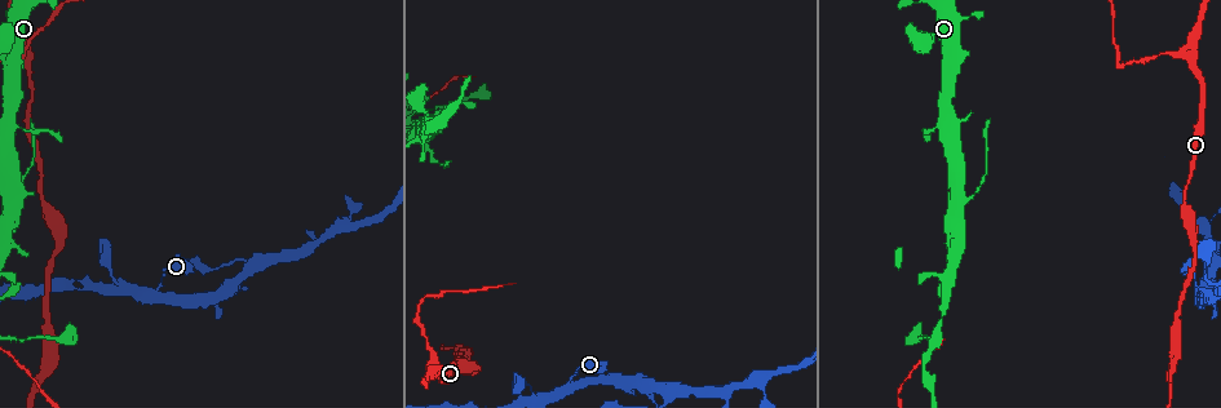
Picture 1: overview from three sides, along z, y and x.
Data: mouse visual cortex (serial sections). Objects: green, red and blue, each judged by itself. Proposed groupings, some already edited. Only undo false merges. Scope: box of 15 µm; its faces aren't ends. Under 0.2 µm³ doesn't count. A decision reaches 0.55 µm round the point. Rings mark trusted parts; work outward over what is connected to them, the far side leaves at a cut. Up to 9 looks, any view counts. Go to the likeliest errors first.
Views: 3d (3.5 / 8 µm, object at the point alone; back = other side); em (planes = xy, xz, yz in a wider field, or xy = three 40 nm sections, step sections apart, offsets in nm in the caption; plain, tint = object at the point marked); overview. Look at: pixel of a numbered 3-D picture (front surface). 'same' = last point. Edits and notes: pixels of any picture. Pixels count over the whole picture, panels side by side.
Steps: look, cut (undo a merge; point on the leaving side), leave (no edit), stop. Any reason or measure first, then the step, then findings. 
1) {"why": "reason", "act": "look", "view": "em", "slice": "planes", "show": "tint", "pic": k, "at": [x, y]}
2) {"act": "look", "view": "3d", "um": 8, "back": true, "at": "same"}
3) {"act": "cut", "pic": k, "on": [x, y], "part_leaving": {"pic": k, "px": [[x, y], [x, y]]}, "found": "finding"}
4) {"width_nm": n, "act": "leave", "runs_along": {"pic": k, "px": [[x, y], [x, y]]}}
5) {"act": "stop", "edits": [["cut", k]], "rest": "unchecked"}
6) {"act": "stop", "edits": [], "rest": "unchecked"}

{"act": "look", "view": "em", "slice": "xy", "step": 1, "show": "tint", "pic": 1, "at": [1187, 50]}

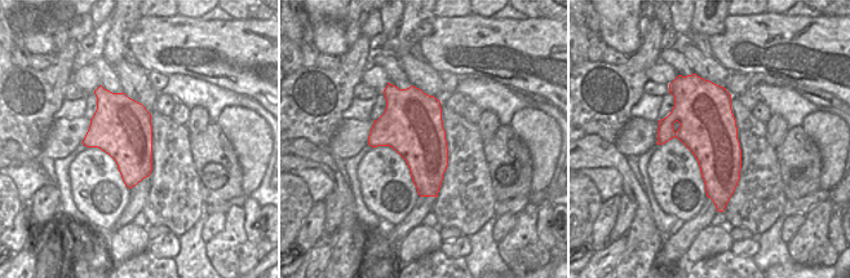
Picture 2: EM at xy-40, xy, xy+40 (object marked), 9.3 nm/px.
{"act": "look", "view": "3d", "um": 3.5, "at": "same"}

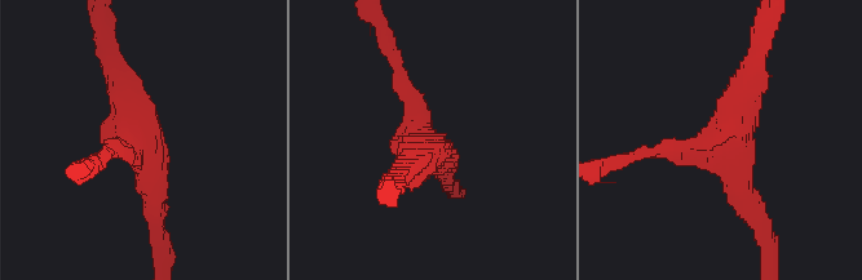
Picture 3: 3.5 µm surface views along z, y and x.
{"act": "leave", "found": "all the same cell"}

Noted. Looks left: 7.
{"why": "sharp bend", "act": "look", "view": "3d", "um": 3.5, "pic": 1, "at": [1121, 68]}

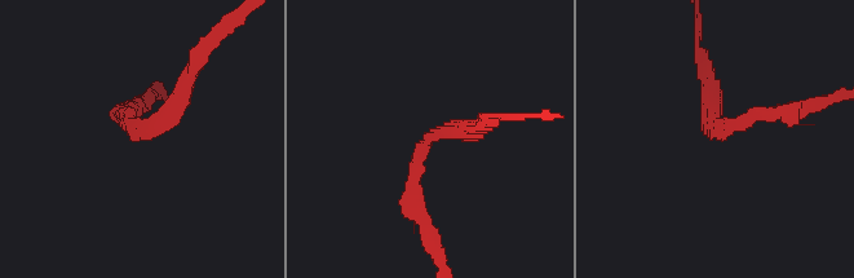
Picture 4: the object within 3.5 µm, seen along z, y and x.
{"arm_widths_nm": [200, 250], "act": "look", "view": "em", "slice": "xy", "step": 2, "show": "tint", "pic": 4, "at": [431, 138]}

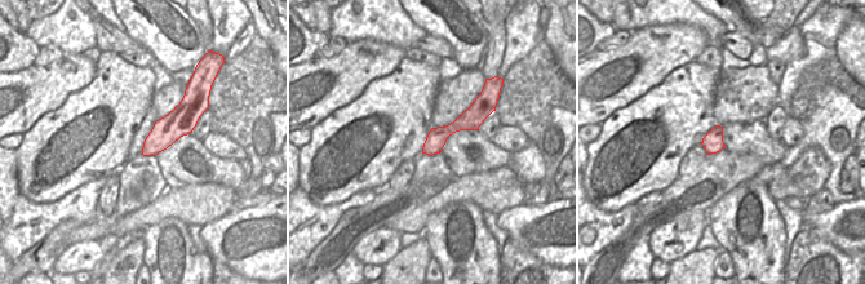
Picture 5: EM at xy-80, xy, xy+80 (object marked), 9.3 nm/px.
{"act": "look", "view": "em", "slice": "xy", "step": 5, "show": "tint", "at": "same"}

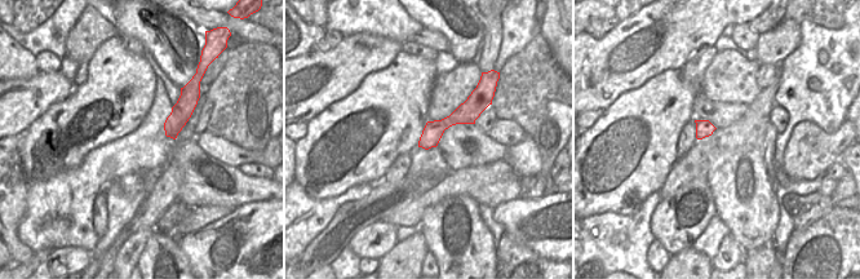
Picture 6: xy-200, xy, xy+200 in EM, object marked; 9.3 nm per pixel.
{"act": "leave", "runs_along": {"pic": 6, "px": [[477, 107], [440, 125], [421, 144]]}, "found": "all the same cell"}

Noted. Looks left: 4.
{"act": "look", "view": "3d", "um": 3.5, "back": true, "pic": 1, "at": [729, 393]}

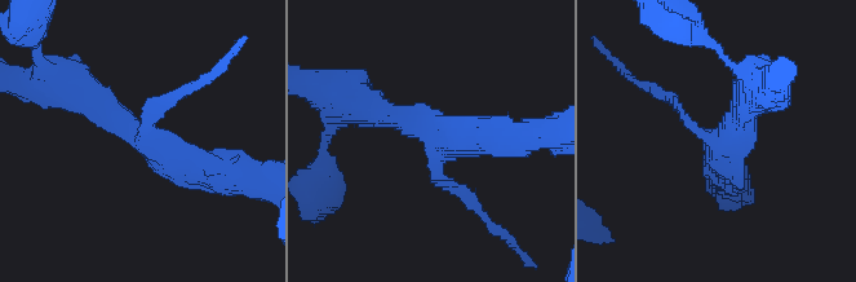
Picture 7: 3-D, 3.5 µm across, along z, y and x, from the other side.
{"act": "look", "view": "em", "slice": "xy", "step": 5, "show": "tint", "pic": 7, "at": [721, 143]}

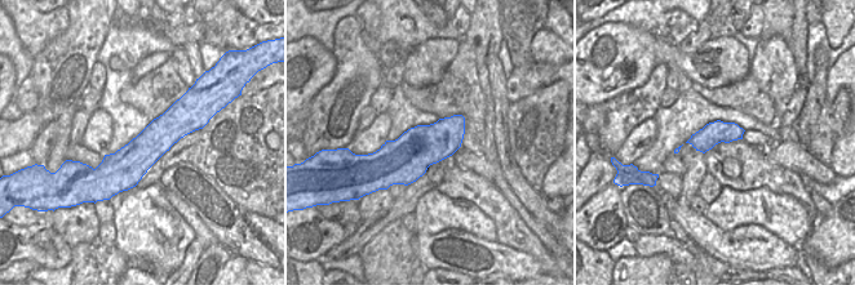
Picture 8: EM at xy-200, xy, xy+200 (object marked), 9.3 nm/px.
{"why": "another direction", "act": "look", "view": "em", "slice": "xy", "step": 3, "show": "tint", "at": "same"}

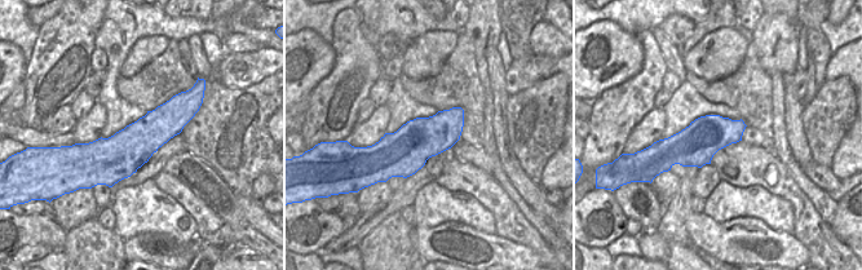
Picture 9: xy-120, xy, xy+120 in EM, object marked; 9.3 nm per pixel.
{"arm_widths_nm": [150, 350, 400], "act": "leave", "runs_along": {"pic": 7, "px": [[229, 172], [169, 157], [83, 97]]}, "found": "all the same cell"}

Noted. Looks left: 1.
{"act": "stop", "edits": [], "rest": "unchecked"}

